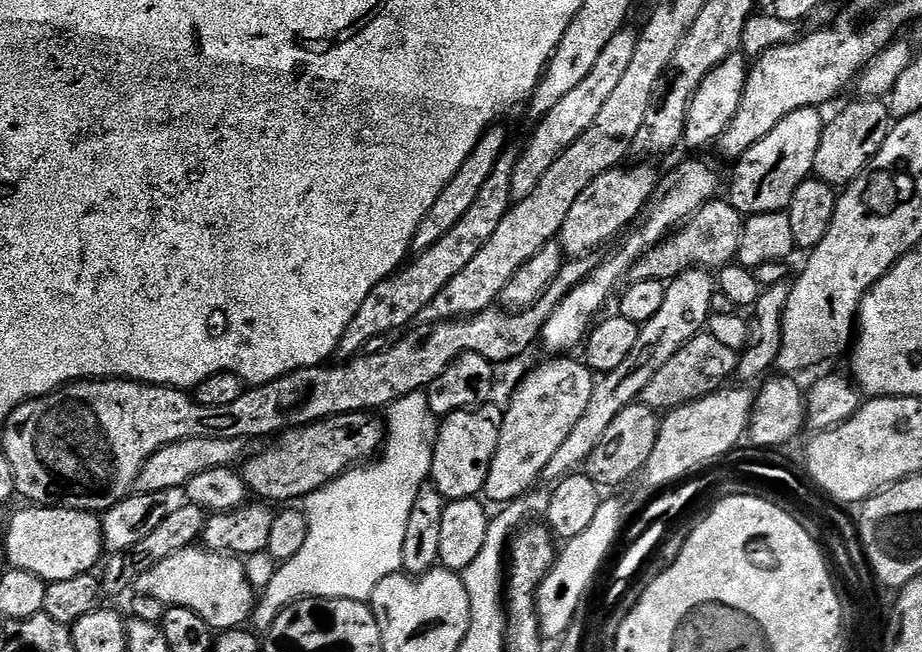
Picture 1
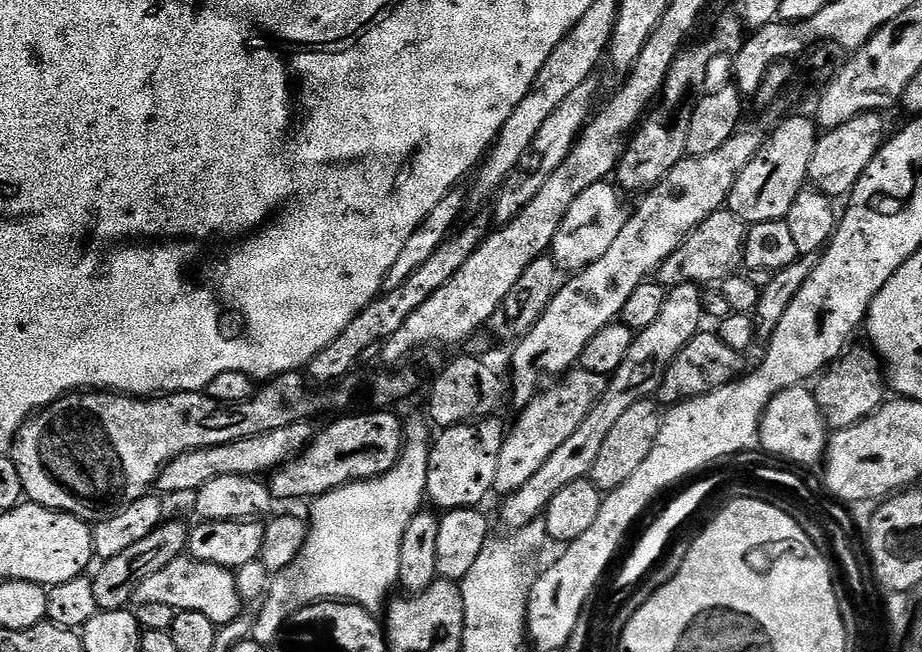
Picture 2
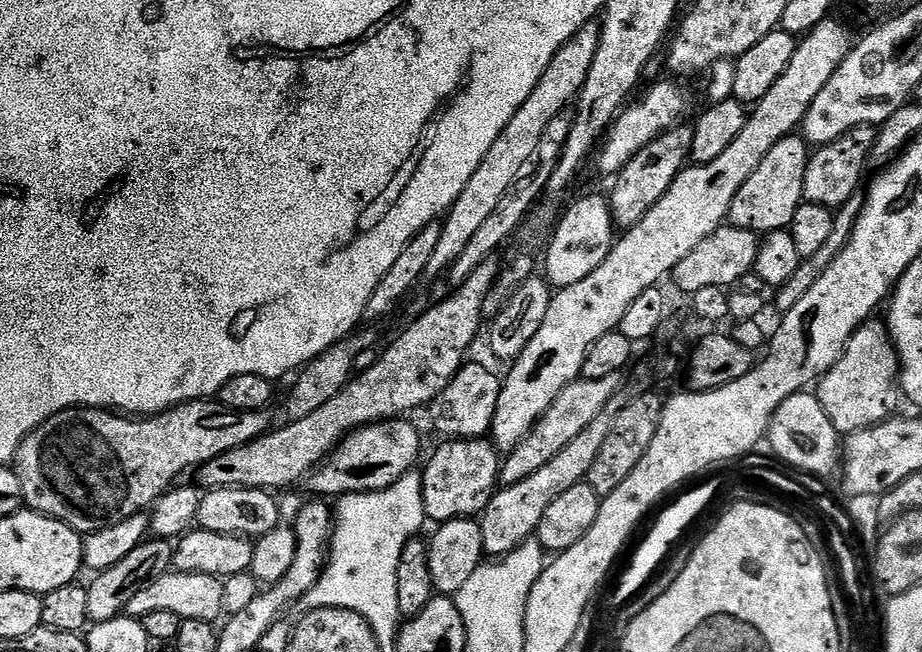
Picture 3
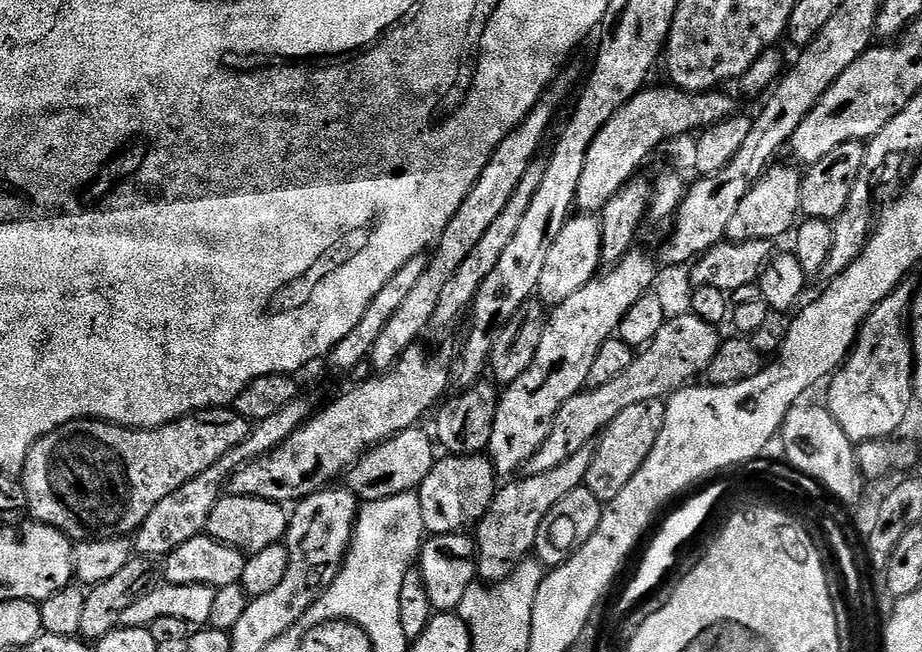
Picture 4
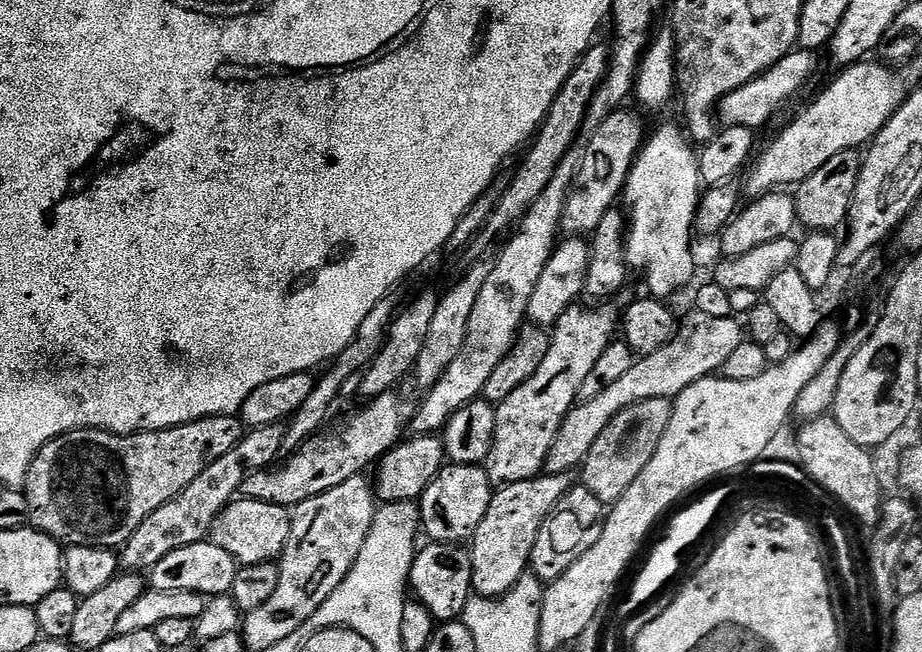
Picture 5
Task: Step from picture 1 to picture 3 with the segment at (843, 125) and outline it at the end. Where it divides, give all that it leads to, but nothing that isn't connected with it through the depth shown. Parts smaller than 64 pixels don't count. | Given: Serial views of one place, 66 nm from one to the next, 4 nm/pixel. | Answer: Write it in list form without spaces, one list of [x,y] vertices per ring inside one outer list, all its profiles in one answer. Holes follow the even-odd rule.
[[[863,124],[846,134],[839,136],[834,142],[819,145],[809,155],[804,179],[804,200],[809,204],[817,204],[833,210],[842,207],[850,198],[861,191],[860,175],[864,167],[869,167],[877,129],[871,124]]]

